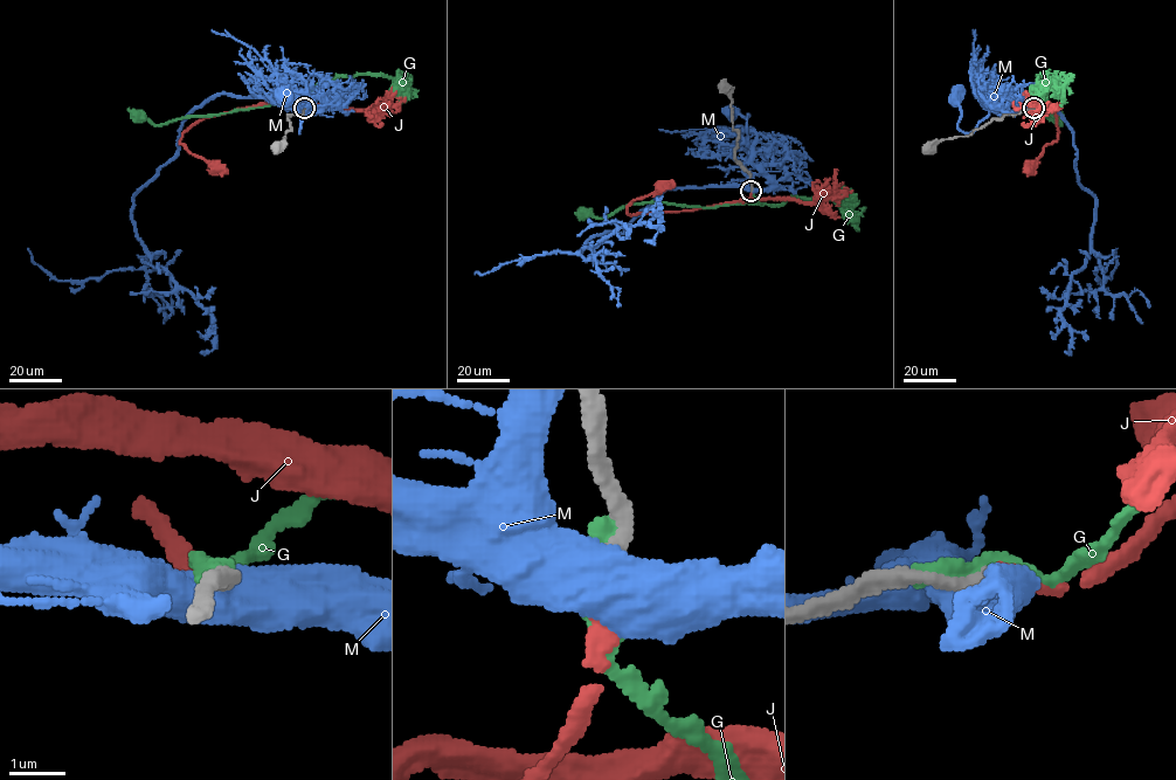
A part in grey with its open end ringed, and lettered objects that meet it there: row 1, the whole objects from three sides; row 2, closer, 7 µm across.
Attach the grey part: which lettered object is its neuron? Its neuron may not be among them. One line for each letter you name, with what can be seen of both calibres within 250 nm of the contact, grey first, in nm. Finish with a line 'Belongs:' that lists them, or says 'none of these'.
J: 280/280 nm
Belongs: J

